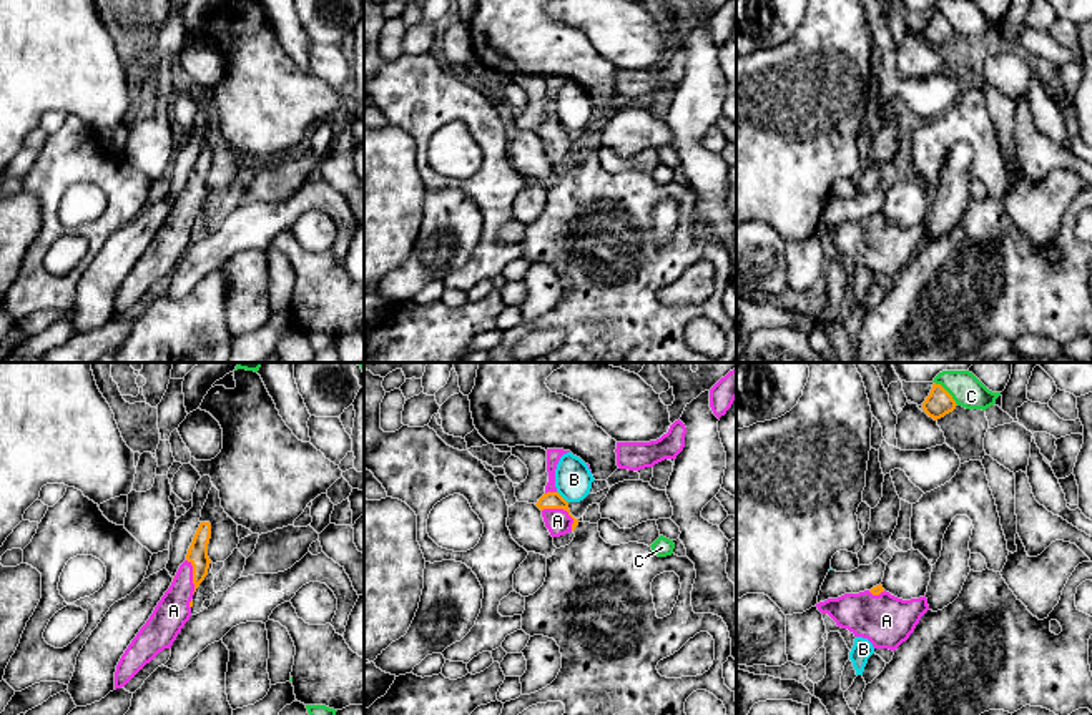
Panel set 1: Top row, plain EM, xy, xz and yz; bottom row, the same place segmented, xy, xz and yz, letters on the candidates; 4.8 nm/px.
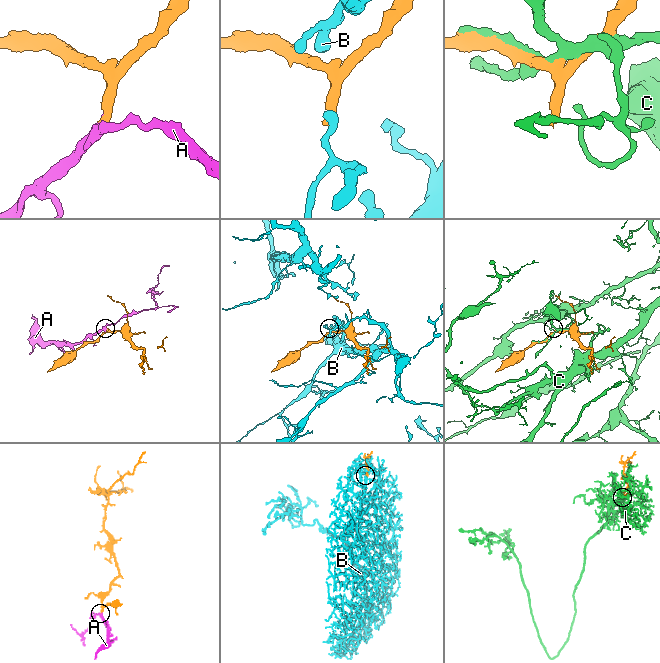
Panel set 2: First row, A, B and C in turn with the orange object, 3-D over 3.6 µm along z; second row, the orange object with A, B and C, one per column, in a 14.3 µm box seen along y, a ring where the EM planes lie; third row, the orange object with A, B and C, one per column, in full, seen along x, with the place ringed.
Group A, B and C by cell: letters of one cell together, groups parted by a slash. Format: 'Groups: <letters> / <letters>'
Groups: A / B / C

